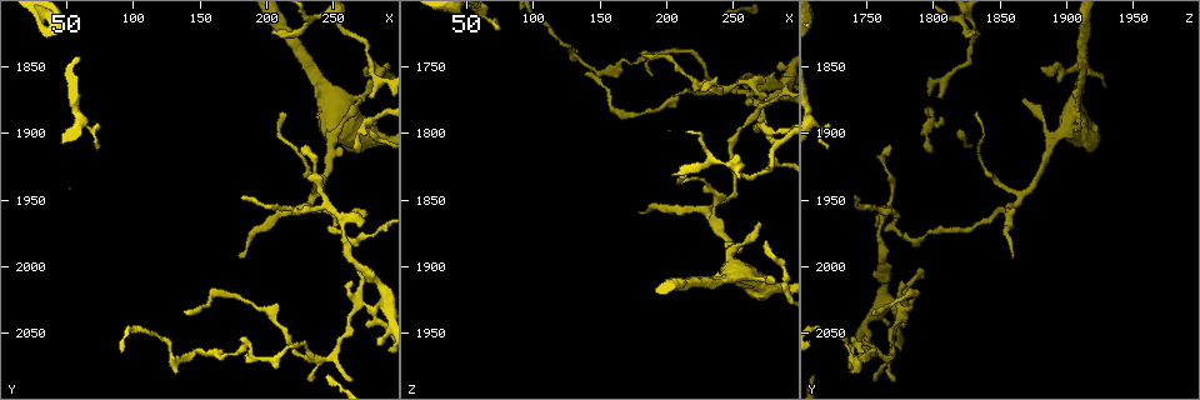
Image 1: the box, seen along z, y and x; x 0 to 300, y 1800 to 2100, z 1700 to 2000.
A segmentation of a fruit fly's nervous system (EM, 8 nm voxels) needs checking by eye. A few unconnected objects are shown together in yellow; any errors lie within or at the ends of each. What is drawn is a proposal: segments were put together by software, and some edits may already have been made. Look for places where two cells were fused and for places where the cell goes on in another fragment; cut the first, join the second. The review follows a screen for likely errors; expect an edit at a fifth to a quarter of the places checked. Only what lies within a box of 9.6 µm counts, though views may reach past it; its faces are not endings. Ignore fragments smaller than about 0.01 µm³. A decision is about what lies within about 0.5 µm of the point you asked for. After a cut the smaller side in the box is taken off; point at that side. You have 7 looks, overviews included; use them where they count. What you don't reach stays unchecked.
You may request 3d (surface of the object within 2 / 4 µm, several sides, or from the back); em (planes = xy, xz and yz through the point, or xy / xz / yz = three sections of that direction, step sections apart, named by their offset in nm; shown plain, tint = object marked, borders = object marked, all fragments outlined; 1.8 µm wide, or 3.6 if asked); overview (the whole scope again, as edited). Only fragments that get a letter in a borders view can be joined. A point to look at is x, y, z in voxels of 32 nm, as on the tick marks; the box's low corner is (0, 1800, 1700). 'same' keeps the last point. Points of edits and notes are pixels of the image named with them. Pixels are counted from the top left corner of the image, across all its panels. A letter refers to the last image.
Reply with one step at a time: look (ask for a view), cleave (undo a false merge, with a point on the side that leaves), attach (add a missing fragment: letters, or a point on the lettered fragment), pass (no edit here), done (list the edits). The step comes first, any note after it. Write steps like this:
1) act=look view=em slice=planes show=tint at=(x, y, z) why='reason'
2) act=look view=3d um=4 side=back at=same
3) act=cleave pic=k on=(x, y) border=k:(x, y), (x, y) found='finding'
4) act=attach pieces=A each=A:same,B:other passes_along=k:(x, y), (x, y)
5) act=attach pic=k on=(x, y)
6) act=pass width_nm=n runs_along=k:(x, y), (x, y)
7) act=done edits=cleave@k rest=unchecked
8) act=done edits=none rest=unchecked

act=look view=3d um=4 at=(230, 1954, 1858) why='four arms meet'

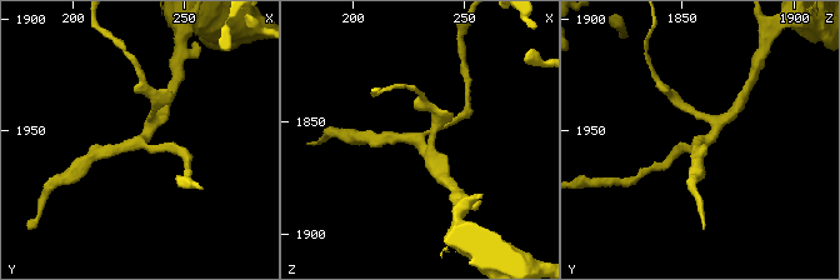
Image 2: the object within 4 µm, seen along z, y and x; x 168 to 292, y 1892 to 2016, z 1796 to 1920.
act=look view=em slice=planes show=tint at=(229, 1953, 1858) arms=4 why='need the tissue'

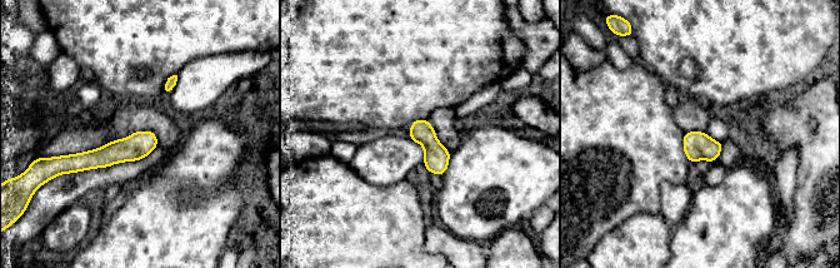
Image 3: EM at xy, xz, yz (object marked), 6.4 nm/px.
act=look view=em slice=planes show=borders at=same

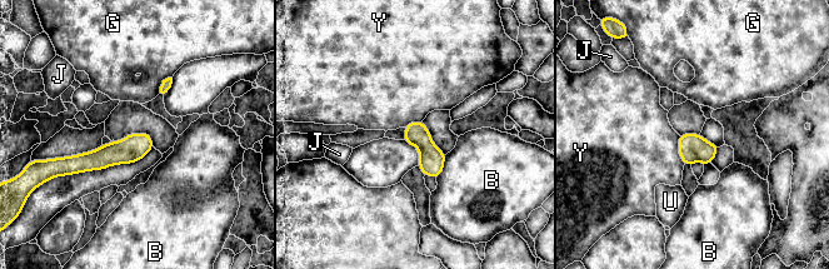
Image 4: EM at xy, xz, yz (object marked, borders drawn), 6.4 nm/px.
act=pass width_nm=160 each=B:other,G:other,J:other,U:other,Y:other runs_along=4:(149, 142), (95, 160), (65, 164) found='continuous, no second cell'

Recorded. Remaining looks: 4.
act=look view=em slice=xz step=4 show=tint at=(182, 1994, 1858)

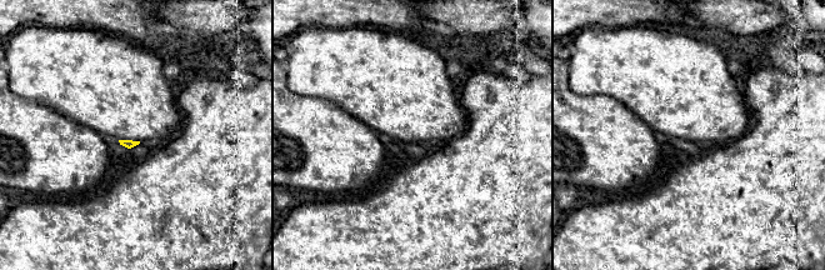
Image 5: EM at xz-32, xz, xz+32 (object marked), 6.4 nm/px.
act=look view=em slice=xy step=16 show=borders at=same why='another direction'

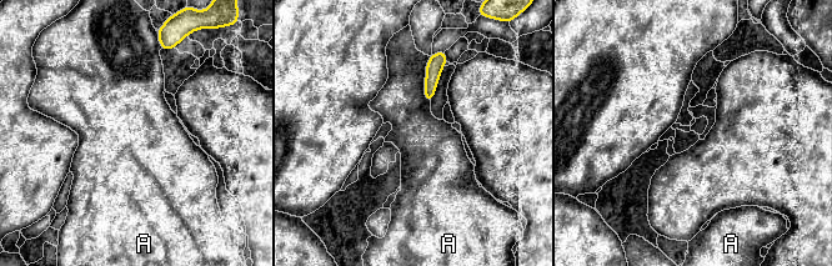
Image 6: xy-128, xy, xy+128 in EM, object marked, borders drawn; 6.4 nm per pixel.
act=pass each=A:other border=6:(430, 56), (424, 86), (427, 103) found='no lettered fragment goes on from it'

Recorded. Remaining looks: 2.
act=look view=em slice=xy step=16 show=tint at=(274, 1852, 1880) why='thin end'

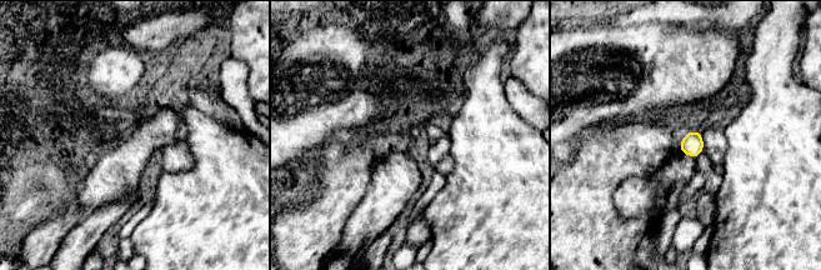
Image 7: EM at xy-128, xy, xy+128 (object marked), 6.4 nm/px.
act=look view=em slice=planes show=borders at=same why='another direction'

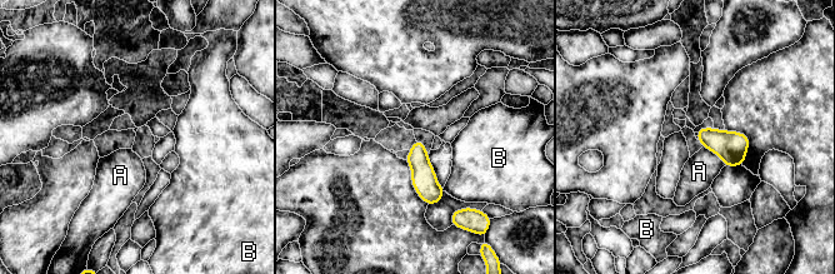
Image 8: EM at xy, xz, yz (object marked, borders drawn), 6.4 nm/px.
act=pass each=A:other,B:other border=8:(703, 145), (715, 153), (725, 165) found='none of them fits'

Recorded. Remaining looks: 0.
act=done edits=none rest=unchecked

